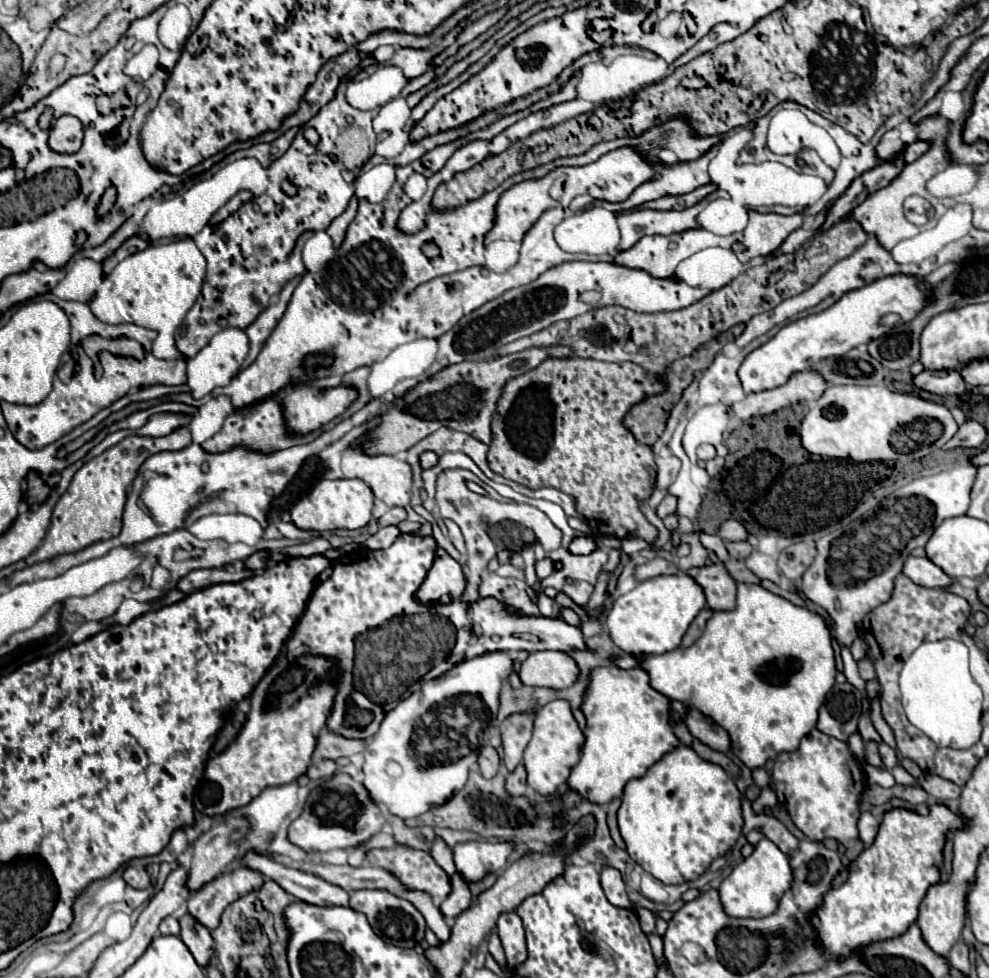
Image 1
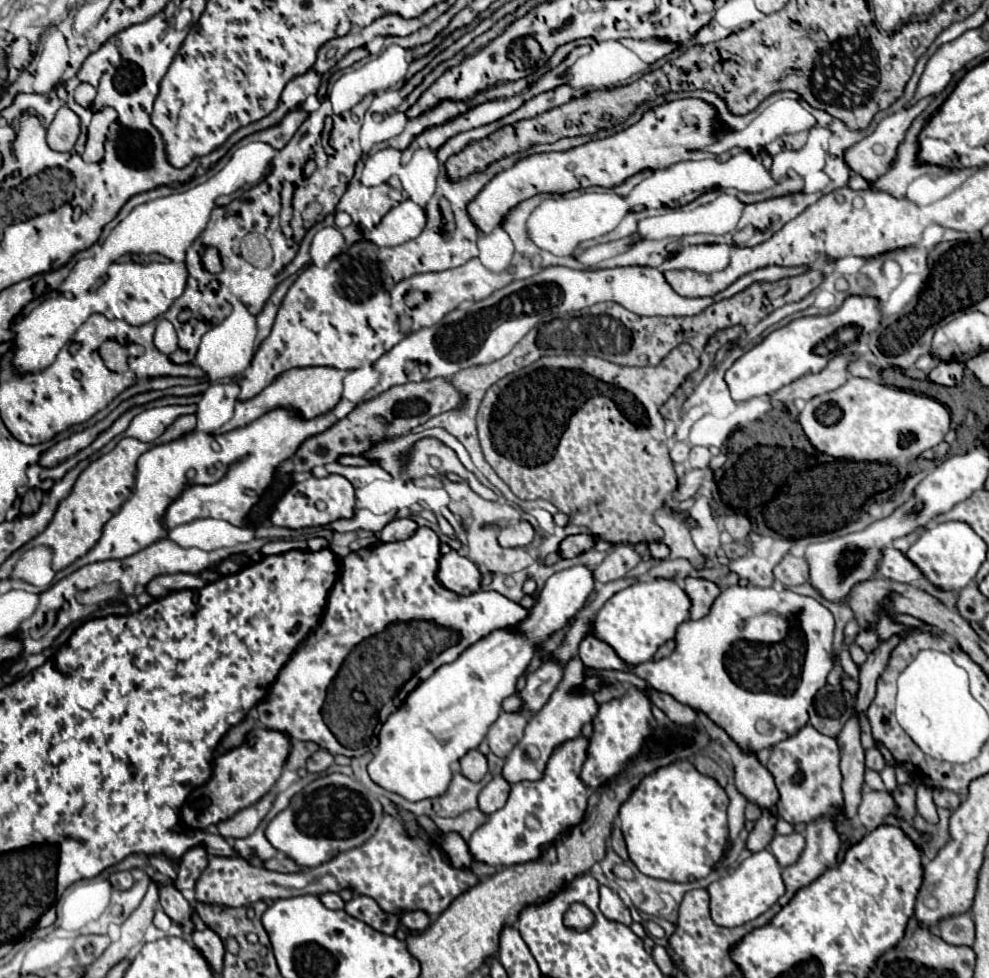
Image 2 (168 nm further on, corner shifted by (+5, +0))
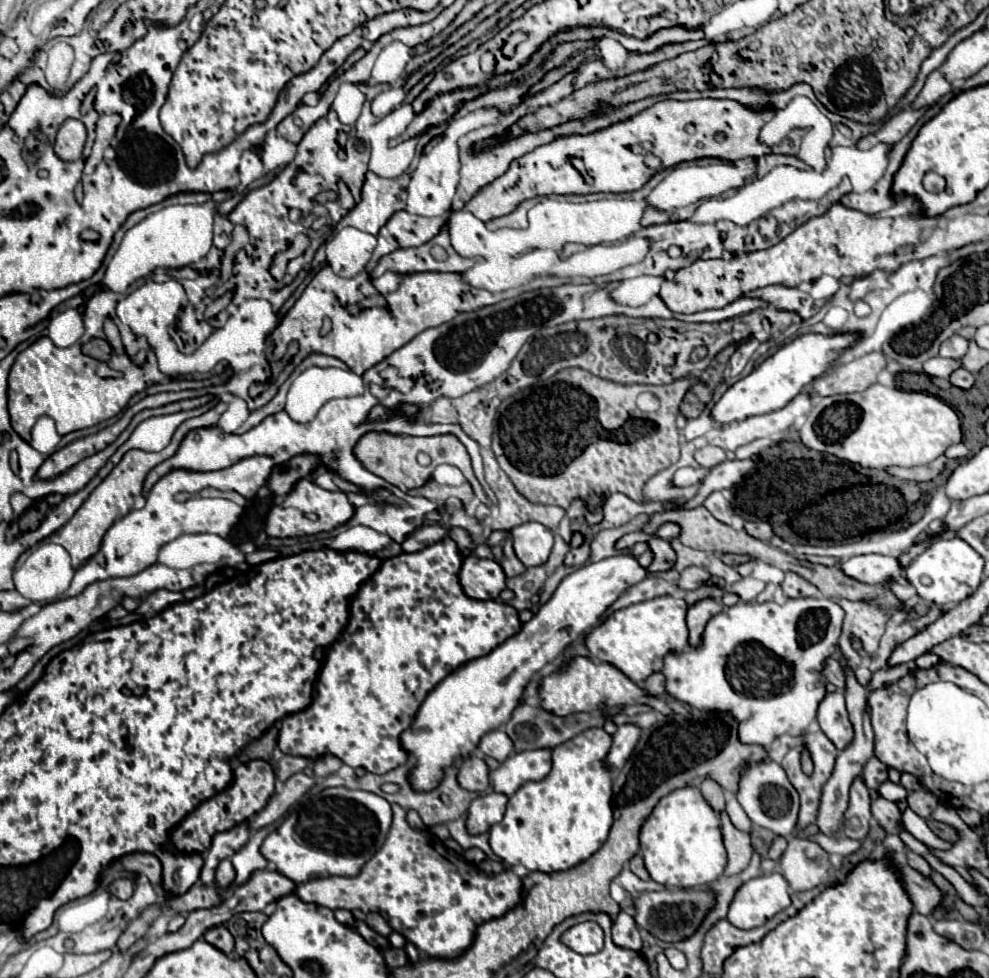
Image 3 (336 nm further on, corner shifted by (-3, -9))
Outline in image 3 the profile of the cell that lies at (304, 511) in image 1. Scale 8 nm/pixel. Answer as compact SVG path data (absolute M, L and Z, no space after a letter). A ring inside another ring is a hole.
M299 480L291 488L291 492L285 496L283 504L271 508L265 520L265 532L273 538L289 538L289 536L307 536L317 532L327 532L337 526L347 524L353 516L353 504L347 500L345 492L329 492L319 488L311 480Z

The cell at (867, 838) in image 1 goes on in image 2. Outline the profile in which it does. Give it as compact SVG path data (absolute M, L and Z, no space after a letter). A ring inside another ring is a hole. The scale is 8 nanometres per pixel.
M865 787L857 817L861 819L861 823L867 831L873 831L877 825L883 823L883 819L889 813L893 813L893 809L895 809L895 803L887 791L873 791L873 789Z

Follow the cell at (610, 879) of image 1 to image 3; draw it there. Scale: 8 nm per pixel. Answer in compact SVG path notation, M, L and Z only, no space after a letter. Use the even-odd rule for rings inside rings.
M619 912L613 920L613 942L619 948L625 950L633 950L633 952L641 952L641 936L639 930L635 926L633 916Z

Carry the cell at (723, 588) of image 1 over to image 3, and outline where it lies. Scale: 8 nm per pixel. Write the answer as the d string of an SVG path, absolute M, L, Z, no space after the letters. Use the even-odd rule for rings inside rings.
M711 598L699 600L697 604L693 604L689 608L689 612L687 612L687 626L689 626L689 646L691 648L699 648L701 646L705 624L709 622L709 618L719 614L721 610L723 610L723 604L711 600Z

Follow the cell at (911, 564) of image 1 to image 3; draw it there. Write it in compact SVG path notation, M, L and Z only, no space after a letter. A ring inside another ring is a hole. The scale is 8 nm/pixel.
M861 554L839 564L845 576L863 582L863 584L883 584L887 580L895 580L895 584L907 586L907 580L899 568L897 558L881 556L881 554Z

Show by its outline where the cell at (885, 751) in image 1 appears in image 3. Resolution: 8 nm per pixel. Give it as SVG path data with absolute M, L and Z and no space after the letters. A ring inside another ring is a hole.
M869 758L867 764L863 766L863 772L861 772L861 780L867 784L867 788L877 788L879 784L883 784L887 780L887 766L879 760Z

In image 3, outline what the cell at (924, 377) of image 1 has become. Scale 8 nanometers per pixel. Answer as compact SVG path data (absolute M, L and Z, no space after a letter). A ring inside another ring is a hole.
M957 368L953 374L951 374L951 384L953 386L959 386L959 388L965 388L965 390L969 390L971 386L973 386L973 374L971 372L967 372L965 368Z

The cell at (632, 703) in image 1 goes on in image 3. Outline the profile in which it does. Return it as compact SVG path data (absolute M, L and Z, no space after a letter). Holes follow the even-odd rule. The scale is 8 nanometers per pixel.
M635 724L619 726L617 732L613 734L613 746L611 746L611 752L607 754L607 764L611 768L621 768L625 764L627 756L631 756L631 748L635 748L639 736L641 736L639 726L635 726Z

